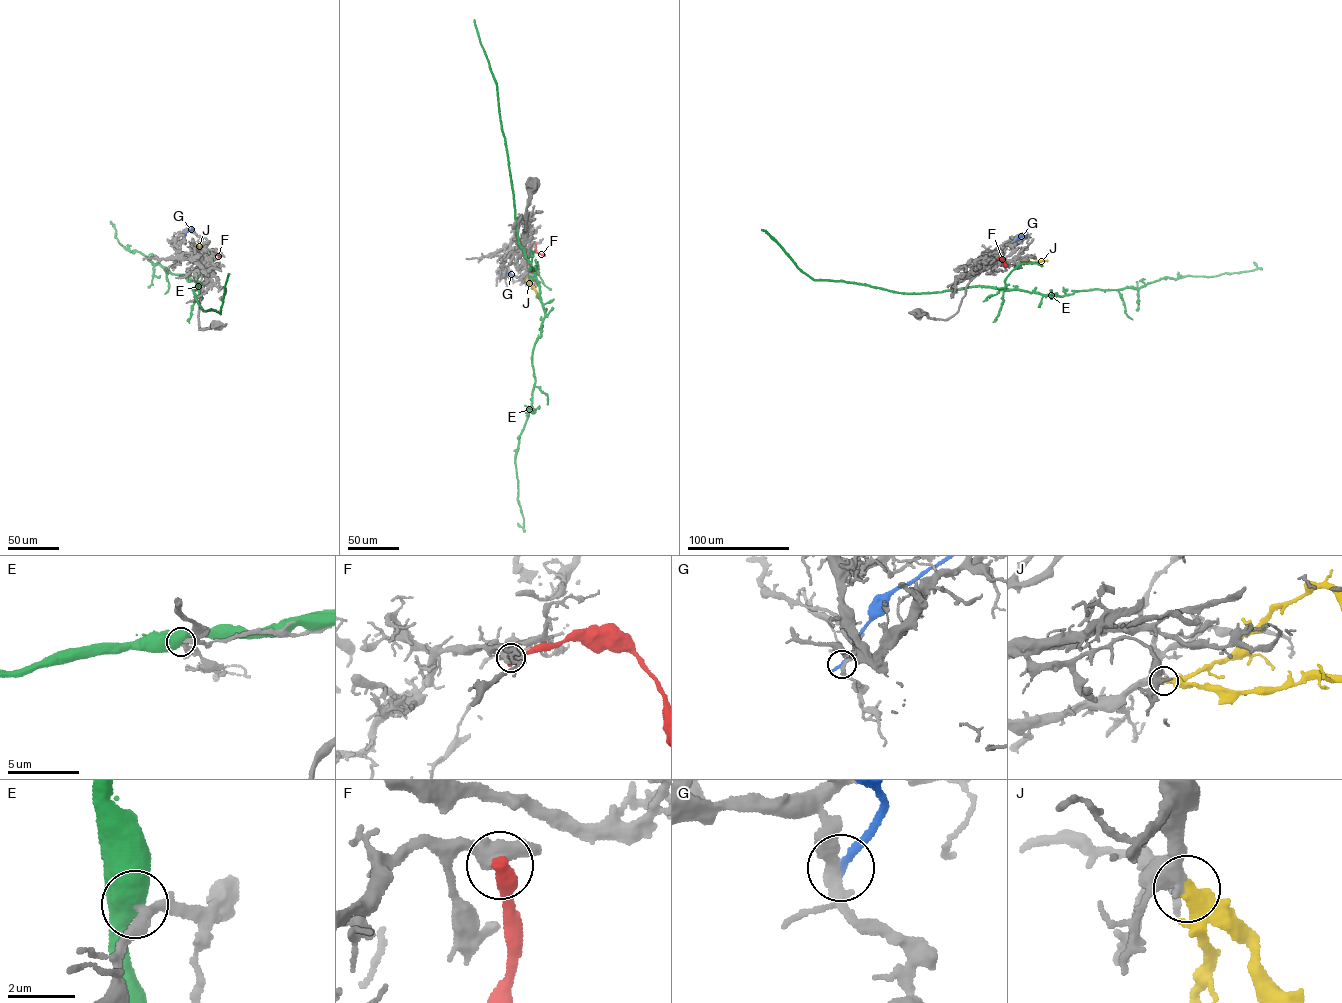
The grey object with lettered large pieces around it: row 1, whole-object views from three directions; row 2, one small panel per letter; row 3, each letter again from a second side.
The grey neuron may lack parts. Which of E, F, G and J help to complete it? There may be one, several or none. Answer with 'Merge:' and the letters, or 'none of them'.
Merge: J

